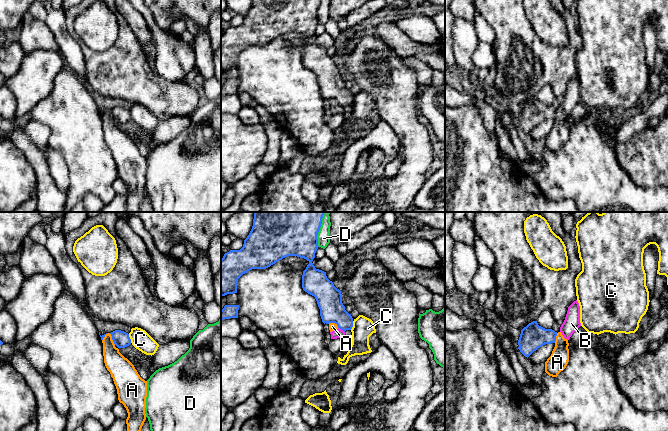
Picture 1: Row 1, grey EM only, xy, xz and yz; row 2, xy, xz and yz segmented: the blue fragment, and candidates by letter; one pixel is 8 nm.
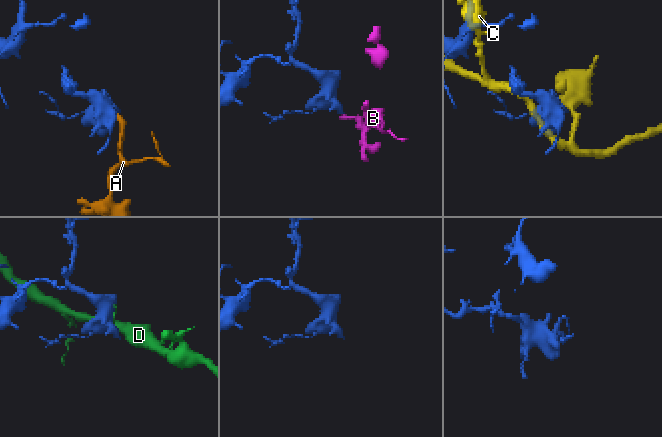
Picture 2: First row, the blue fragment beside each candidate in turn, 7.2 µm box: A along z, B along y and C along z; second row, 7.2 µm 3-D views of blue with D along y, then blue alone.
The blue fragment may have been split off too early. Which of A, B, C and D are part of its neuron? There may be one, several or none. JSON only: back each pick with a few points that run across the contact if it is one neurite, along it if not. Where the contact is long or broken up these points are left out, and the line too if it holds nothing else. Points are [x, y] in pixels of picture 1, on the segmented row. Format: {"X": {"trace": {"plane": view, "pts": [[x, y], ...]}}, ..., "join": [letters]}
{"join": []}

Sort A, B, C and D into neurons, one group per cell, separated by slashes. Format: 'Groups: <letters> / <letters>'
Groups: A B / C / D

